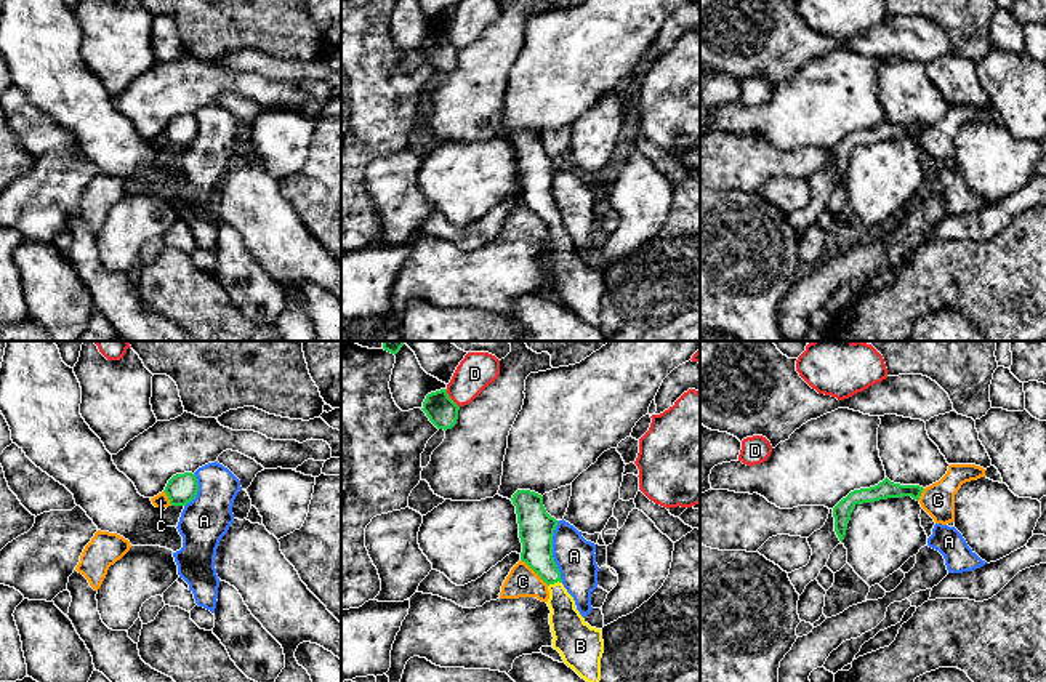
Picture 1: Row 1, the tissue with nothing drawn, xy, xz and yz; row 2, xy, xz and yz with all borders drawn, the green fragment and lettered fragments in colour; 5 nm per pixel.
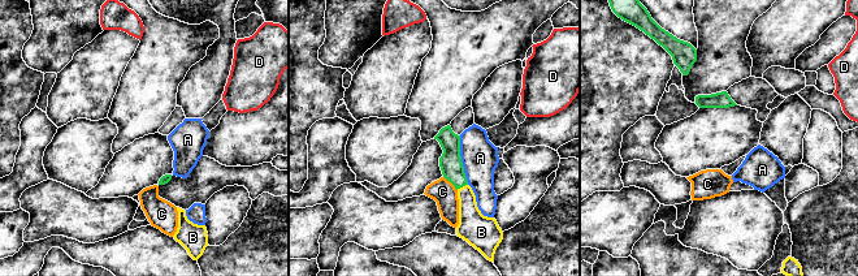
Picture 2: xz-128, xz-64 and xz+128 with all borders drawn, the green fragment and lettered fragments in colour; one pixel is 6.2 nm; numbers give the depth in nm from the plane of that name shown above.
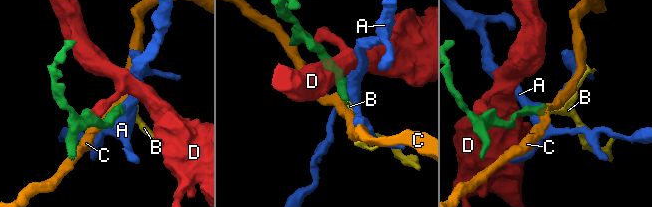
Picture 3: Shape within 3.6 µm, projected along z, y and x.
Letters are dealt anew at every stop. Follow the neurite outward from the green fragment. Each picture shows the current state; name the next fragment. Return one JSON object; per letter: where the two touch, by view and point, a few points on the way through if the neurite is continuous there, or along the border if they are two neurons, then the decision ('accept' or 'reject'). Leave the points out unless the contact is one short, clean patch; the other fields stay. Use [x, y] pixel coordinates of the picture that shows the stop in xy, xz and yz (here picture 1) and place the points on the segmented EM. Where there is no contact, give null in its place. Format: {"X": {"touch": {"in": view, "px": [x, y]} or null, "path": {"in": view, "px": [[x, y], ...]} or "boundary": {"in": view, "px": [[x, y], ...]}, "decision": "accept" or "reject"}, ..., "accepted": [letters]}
{"A": {"touch": {"in": "xz", "px": [551, 551]}, "boundary": {"in": "xz", "px": [[558, 521], [553, 530], [553, 561], [563, 581]]}, "decision": "reject"}, "B": {"touch": {"in": "xz", "px": [555, 581]}, "path": {"in": "xz", "px": [[537, 535], [537, 554], [555, 581], [567, 626]]}, "decision": "accept"}, "C": {"touch": {"in": "xz", "px": [535, 572]}, "boundary": {"in": "xz", "px": [[521, 559], [548, 585]]}, "decision": "reject"}, "D": {"touch": {"in": "xz", "px": [450, 399]}, "boundary": {"in": "xz", "px": [[446, 389], [447, 396], [458, 407]]}, "decision": "reject"}, "accepted": ["B"]}

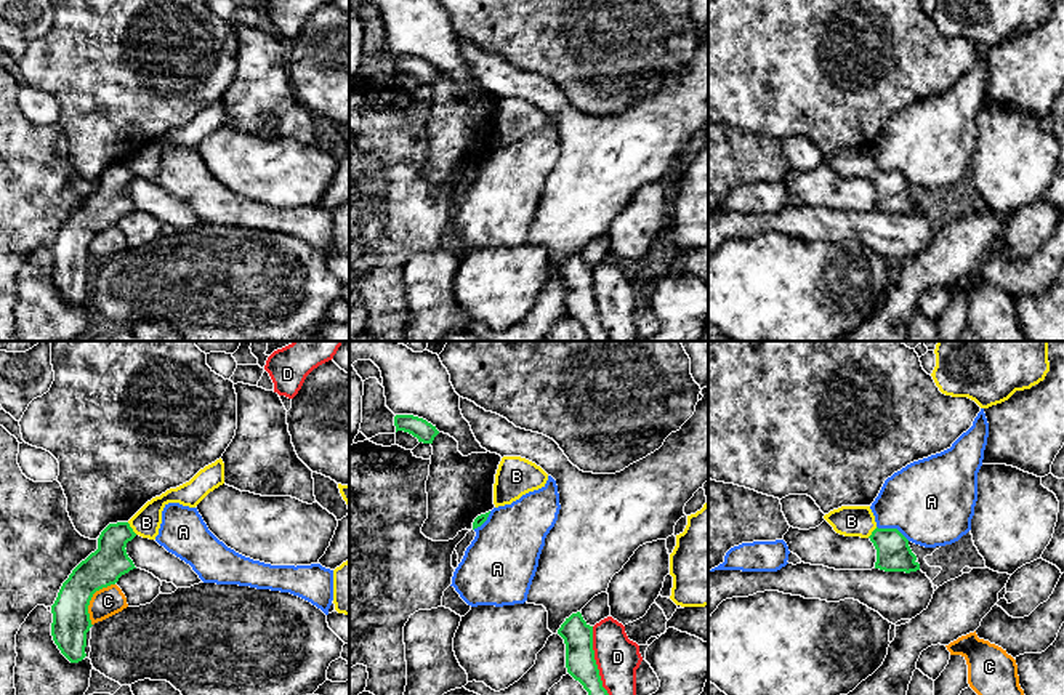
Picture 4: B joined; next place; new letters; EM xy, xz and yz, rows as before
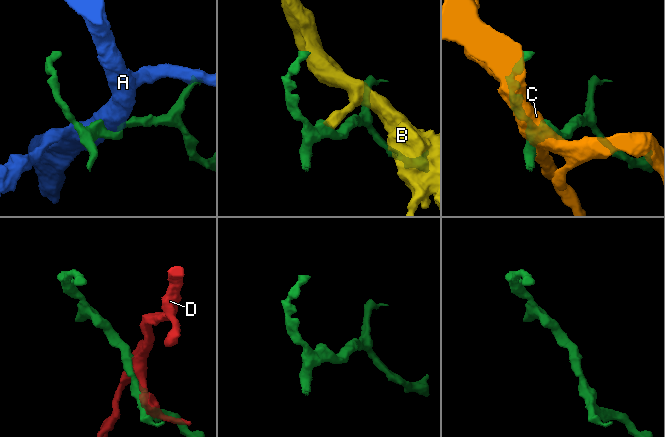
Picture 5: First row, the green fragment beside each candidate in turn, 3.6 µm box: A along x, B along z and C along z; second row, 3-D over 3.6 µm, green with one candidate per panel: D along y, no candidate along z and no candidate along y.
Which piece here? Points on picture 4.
{"A": {"touch": {"in": "yz", "px": [893, 529]}, "decision": "reject"}, "B": {"touch": {"in": "xy", "px": [132, 529]}, "boundary": {"in": "xy", "px": [[127, 522], [137, 534]]}, "decision": "reject"}, "C": {"touch": {"in": "xy", "px": [90, 599]}, "boundary": {"in": "xy", "px": [[114, 583], [100, 588], [93, 594], [88, 606], [92, 625]]}, "decision": "reject"}, "D": {"touch": {"in": "xz", "px": [595, 660]}, "decision": "reject"}, "accepted": []}

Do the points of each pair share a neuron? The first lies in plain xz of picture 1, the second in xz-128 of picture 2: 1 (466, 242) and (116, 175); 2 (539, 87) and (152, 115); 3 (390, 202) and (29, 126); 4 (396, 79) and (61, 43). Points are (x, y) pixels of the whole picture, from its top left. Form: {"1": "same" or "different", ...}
{"1": "same", "2": "same", "3": "same", "4": "different"}

